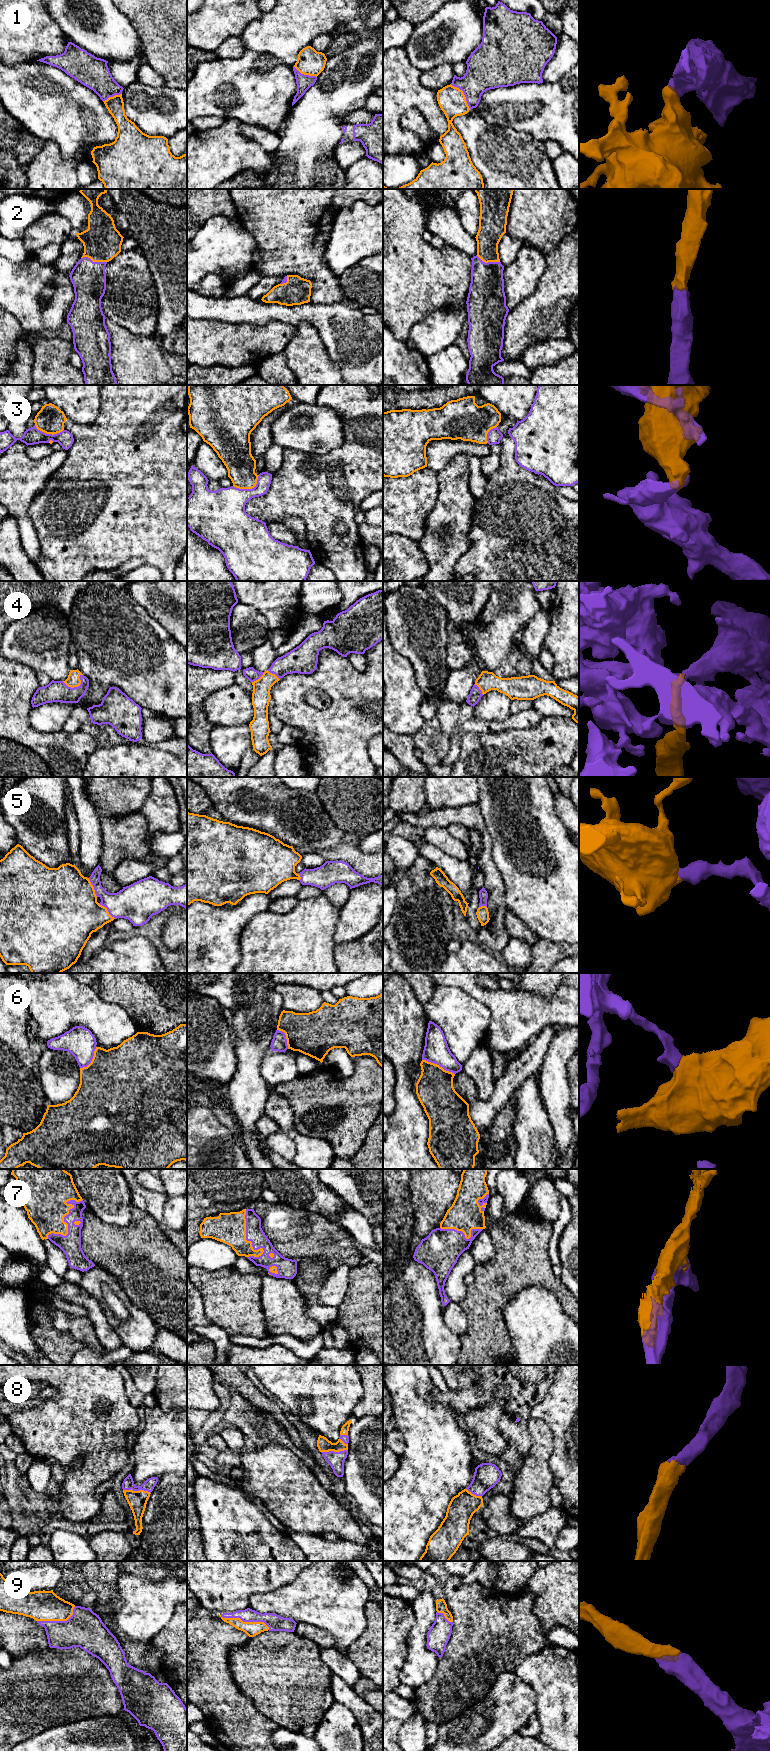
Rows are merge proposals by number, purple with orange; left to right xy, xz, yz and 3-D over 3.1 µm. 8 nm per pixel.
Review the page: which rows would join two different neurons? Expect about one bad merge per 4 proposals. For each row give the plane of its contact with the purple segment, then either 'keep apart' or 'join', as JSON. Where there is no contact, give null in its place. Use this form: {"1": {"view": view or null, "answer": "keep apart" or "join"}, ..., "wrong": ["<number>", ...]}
{"1": {"view": "yz", "answer": "keep apart"}, "2": {"view": "xy", "answer": "join"}, "3": {"view": "xz", "answer": "keep apart"}, "4": {"view": "xy", "answer": "join"}, "5": {"view": "xy", "answer": "join"}, "6": {"view": "yz", "answer": "keep apart"}, "7": {"view": "xy", "answer": "join"}, "8": {"view": "xy", "answer": "join"}, "9": {"view": "xz", "answer": "join"}, "wrong": ["1", "3", "6"]}

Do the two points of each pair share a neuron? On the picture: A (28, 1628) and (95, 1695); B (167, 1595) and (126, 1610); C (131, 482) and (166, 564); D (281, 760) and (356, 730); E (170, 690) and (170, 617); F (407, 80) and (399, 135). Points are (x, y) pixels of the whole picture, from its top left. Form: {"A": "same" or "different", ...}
{"A": "different", "B": "same", "C": "same", "D": "different", "E": "different", "F": "same"}

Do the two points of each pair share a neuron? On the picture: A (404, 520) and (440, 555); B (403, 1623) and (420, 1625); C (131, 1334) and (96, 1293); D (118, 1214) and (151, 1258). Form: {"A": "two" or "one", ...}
{"A": "two", "B": "two", "C": "one", "D": "two"}

